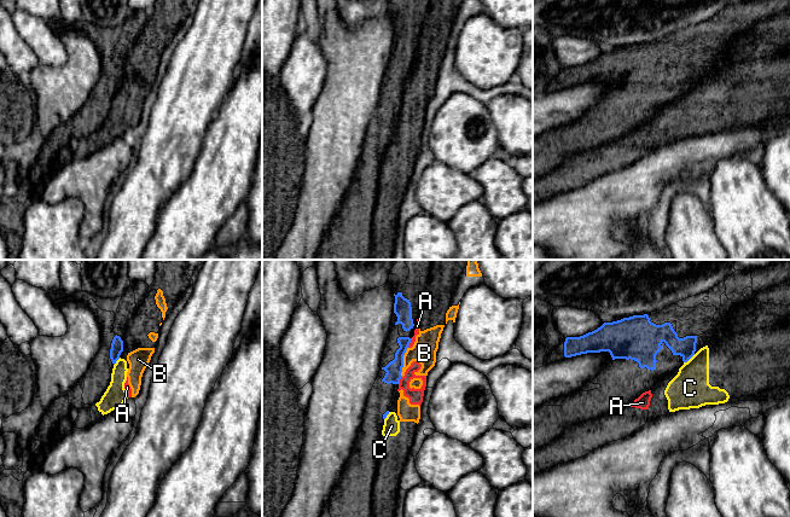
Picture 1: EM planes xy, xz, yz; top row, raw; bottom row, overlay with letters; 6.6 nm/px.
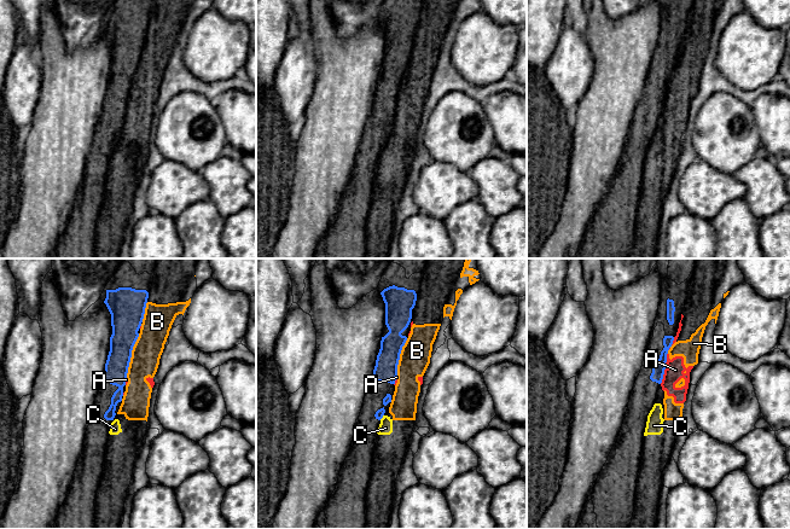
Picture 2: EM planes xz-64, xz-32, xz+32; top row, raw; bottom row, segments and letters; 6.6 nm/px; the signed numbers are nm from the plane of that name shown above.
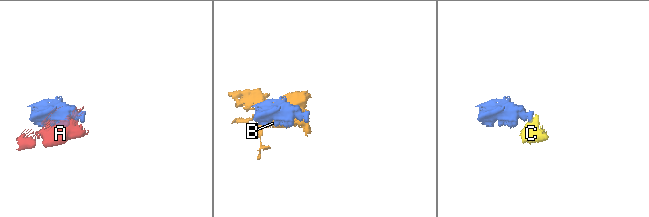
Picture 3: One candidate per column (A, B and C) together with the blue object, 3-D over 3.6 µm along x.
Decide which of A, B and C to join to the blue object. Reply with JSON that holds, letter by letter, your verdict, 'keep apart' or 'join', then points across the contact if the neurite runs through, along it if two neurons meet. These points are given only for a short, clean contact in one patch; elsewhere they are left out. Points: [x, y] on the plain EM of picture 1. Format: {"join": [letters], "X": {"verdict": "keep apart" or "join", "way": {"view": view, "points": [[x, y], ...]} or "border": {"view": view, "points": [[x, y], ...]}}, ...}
{"join": [], "A": {"verdict": "keep apart"}, "B": {"verdict": "keep apart"}, "C": {"verdict": "keep apart", "border": {"view": "yz", "points": [[695, 83], [684, 92]]}}}

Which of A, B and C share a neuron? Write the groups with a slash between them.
A B C

